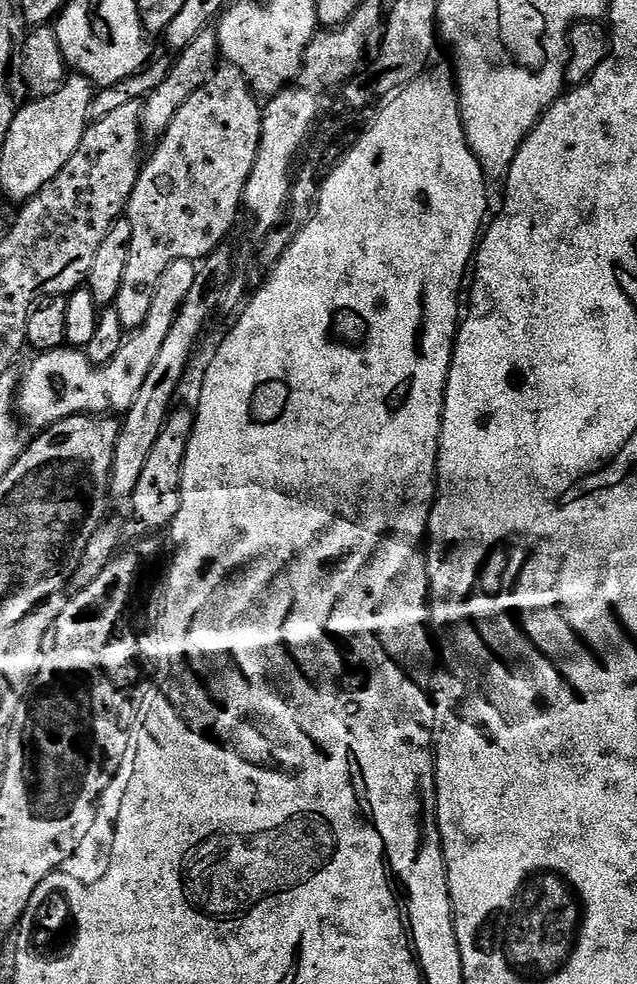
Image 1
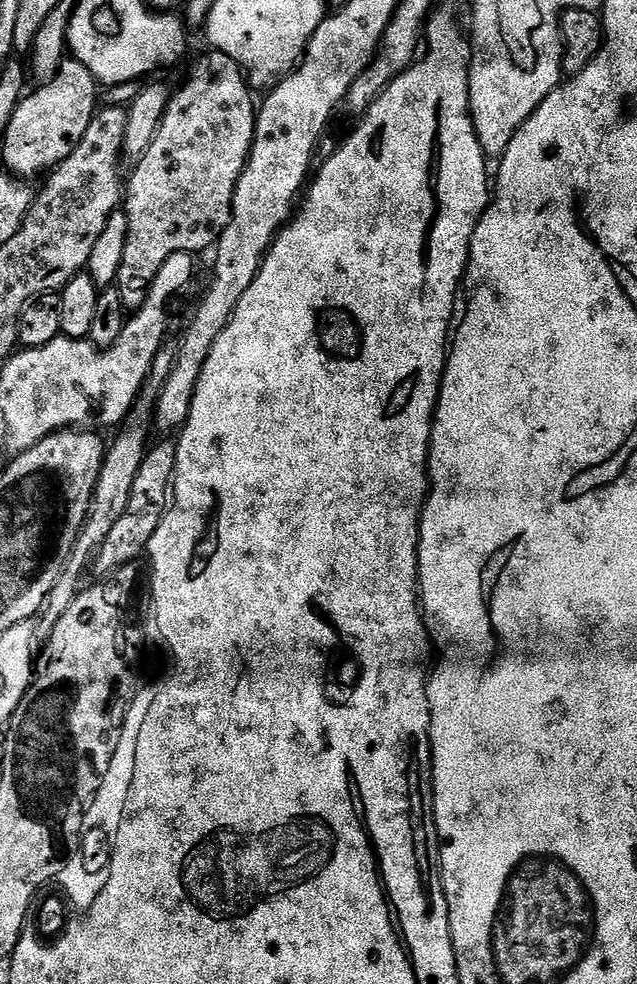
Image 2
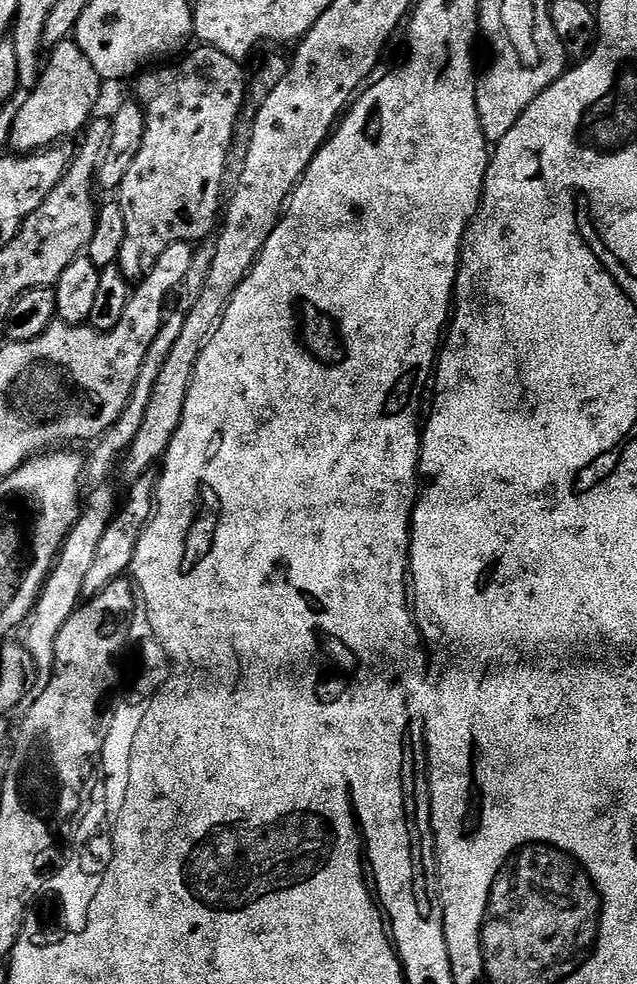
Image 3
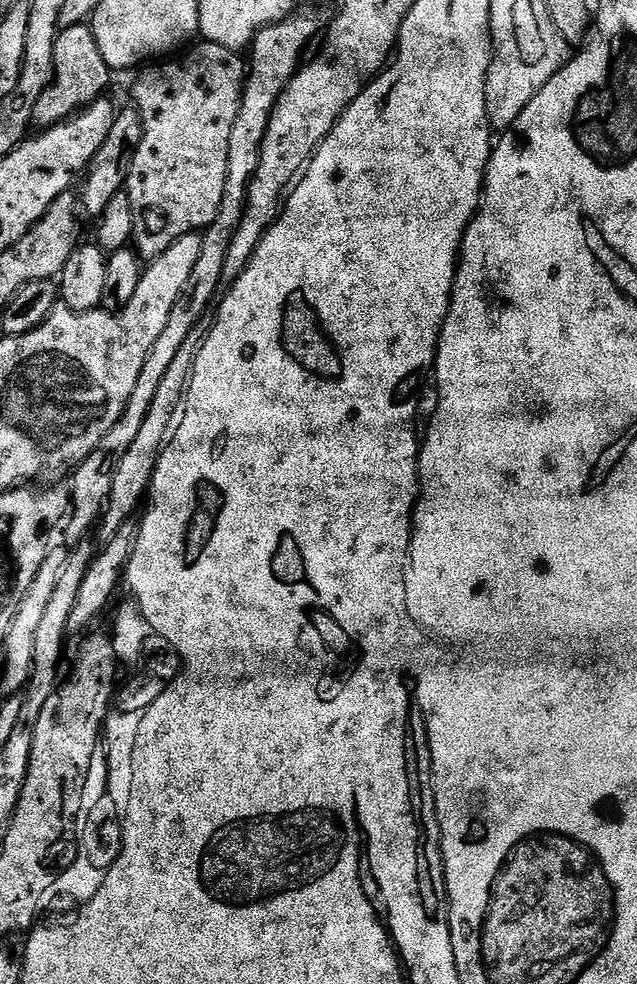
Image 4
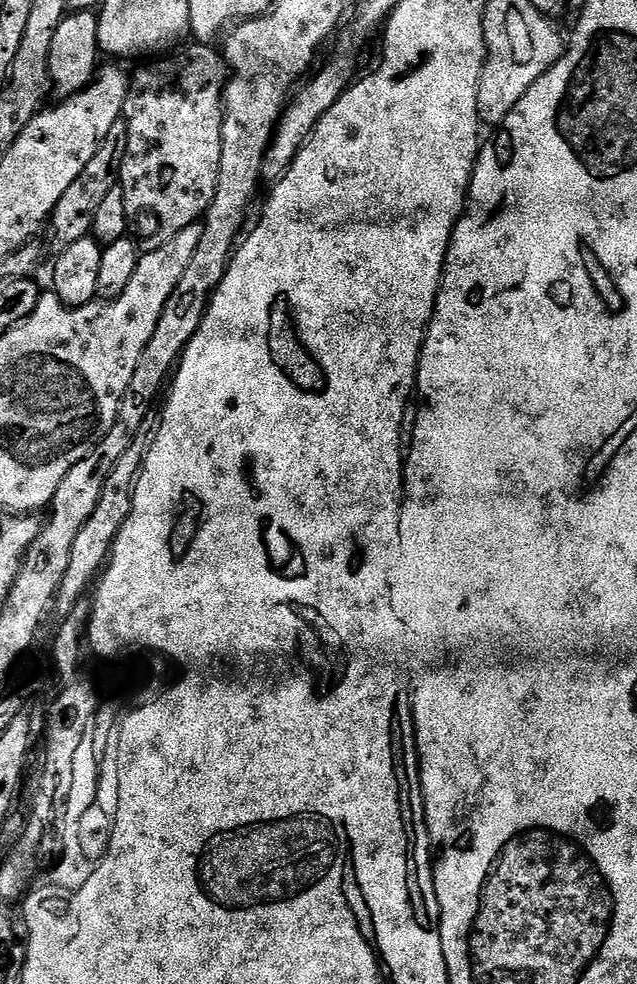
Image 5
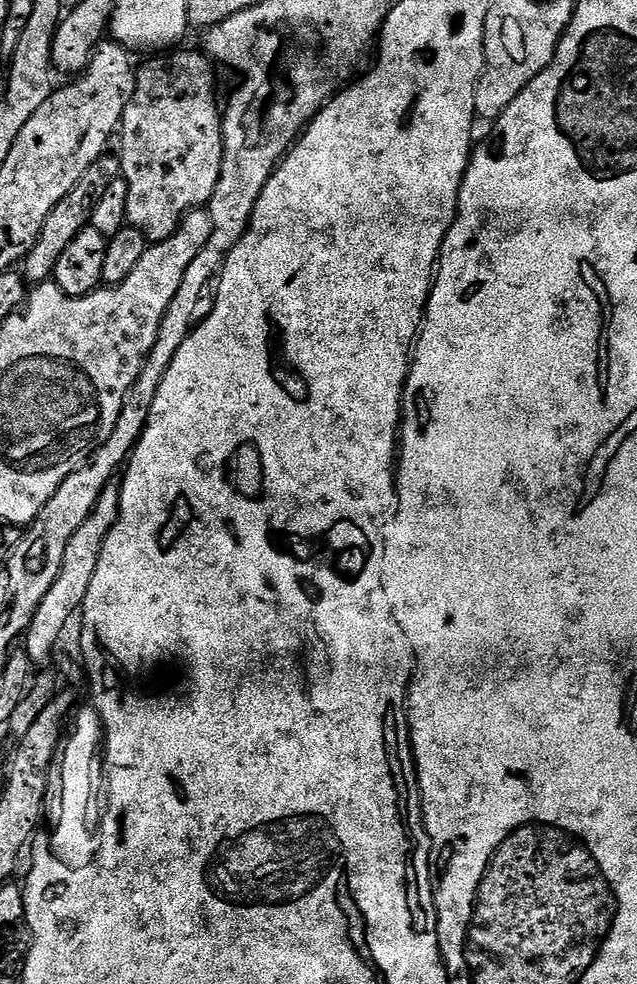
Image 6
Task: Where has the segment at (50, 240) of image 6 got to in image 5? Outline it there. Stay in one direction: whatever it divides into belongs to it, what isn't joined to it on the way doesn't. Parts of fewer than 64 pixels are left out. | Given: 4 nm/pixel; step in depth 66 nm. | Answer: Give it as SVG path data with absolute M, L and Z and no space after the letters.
M121 119L114 122L114 126L110 126L110 134L106 134L102 146L98 146L98 154L94 154L94 158L86 162L86 170L82 170L82 174L78 174L78 178L74 178L74 182L66 189L66 194L58 198L58 206L54 206L50 217L52 244L56 250L69 248L74 246L74 242L92 236L94 217L98 215L101 202L110 195L110 190L118 186L127 145L128 126Z

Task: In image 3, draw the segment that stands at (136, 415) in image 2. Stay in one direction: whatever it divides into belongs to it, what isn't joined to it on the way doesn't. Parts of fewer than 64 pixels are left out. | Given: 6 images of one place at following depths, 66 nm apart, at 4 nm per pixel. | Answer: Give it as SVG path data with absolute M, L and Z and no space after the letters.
M105 482L103 484L97 484L95 487L93 487L91 490L92 493L87 493L86 501L83 503L82 511L78 519L74 522L74 526L70 530L70 534L67 536L67 538L64 540L64 545L60 547L60 555L56 558L56 563L52 566L52 572L48 576L48 581L44 584L44 588L40 591L40 599L36 602L36 607L30 617L30 625L32 624L32 629L28 632L28 644L26 643L26 652L27 655L30 657L31 663L32 660L34 663L36 663L36 672L38 675L41 676L41 678L47 678L52 675L54 671L54 661L56 659L56 639L58 638L58 634L62 630L62 626L66 626L66 622L68 621L68 615L70 615L71 612L76 611L78 605L81 603L82 600L82 594L83 594L83 583L85 581L86 574L89 573L90 566L93 565L94 561L94 554L98 551L98 544L102 540L102 536L104 533L106 533L106 528L111 525L111 522L113 519L117 516L118 511L118 501L116 502L116 492L114 489L111 488L111 483Z

